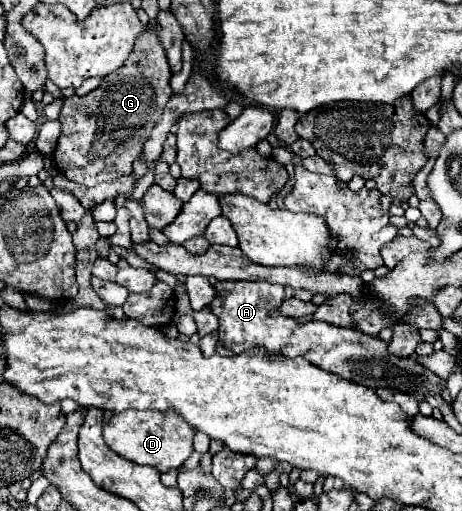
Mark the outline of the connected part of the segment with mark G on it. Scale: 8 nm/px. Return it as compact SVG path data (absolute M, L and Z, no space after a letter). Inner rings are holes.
M150 25L136 37L130 57L120 69L102 79L102 85L84 97L64 99L60 111L62 133L54 153L54 165L70 181L94 187L102 181L118 179L118 175L130 175L132 163L142 153L144 141L160 121L166 103L172 97L170 65L166 51L158 37L160 25Z

